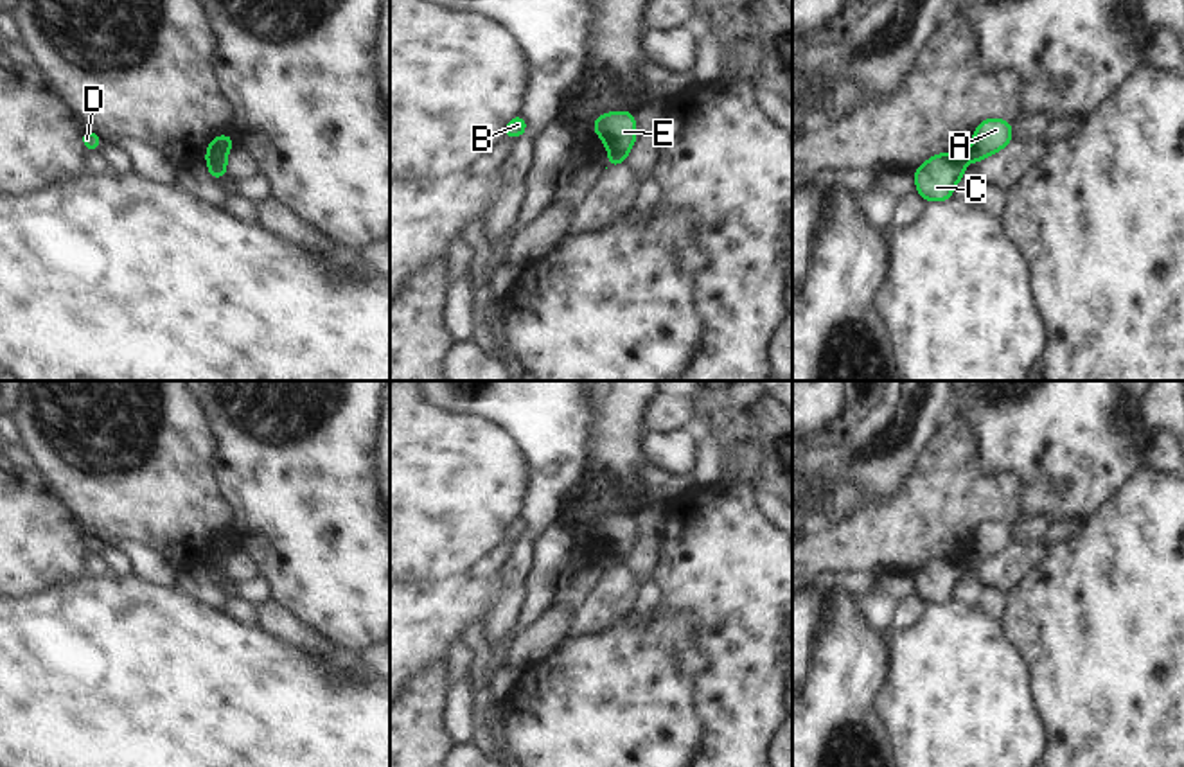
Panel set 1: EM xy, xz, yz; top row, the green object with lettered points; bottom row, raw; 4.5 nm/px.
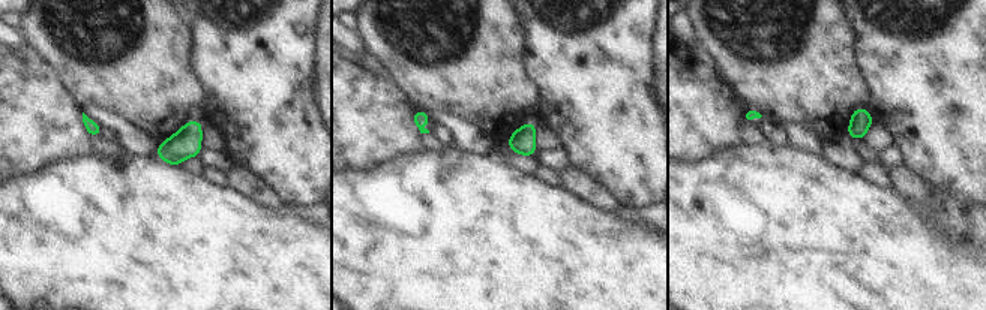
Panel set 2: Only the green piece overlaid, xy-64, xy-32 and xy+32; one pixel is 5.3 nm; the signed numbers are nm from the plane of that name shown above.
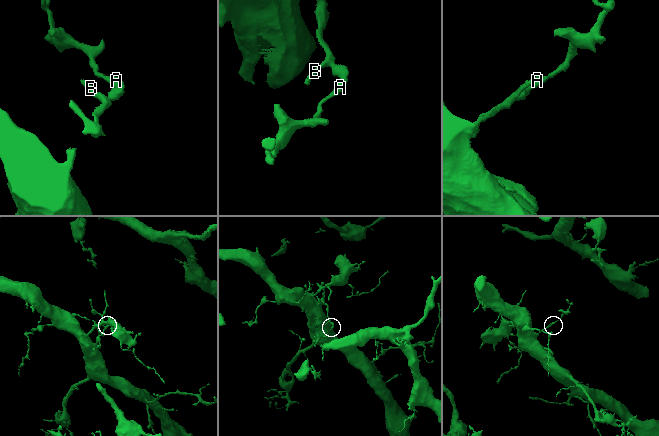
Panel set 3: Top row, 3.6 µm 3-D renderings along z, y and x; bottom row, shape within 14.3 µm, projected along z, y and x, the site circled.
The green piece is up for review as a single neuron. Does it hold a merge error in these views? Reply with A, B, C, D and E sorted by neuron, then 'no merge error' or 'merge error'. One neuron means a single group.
A / B C D E; merge error

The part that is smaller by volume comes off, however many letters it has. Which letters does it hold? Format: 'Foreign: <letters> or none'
Foreign: A

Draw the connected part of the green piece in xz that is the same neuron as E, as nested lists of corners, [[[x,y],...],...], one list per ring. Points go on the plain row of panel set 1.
[[[631,514],[598,517],[593,533],[602,539],[607,553],[627,557],[636,544],[636,521]]]

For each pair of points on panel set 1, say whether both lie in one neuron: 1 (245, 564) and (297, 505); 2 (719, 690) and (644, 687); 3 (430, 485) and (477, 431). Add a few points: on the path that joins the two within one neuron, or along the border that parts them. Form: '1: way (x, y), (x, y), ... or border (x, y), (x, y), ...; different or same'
1: border (254, 557), (261, 573); different
2: border (692, 676), (694, 715), (703, 730); different
3: way (442, 473), (471, 444); same

